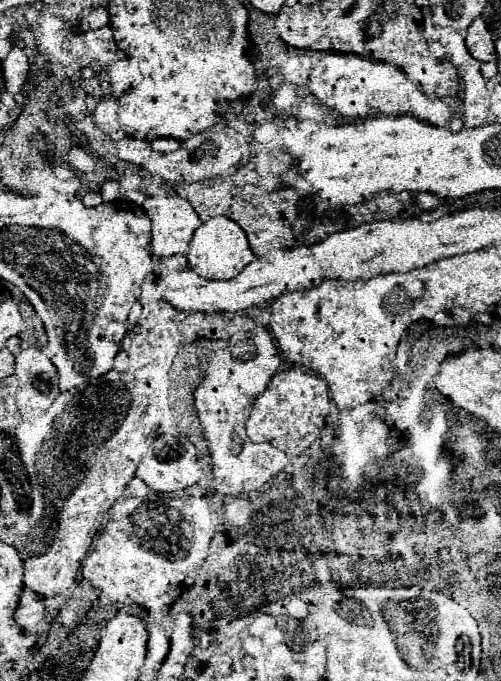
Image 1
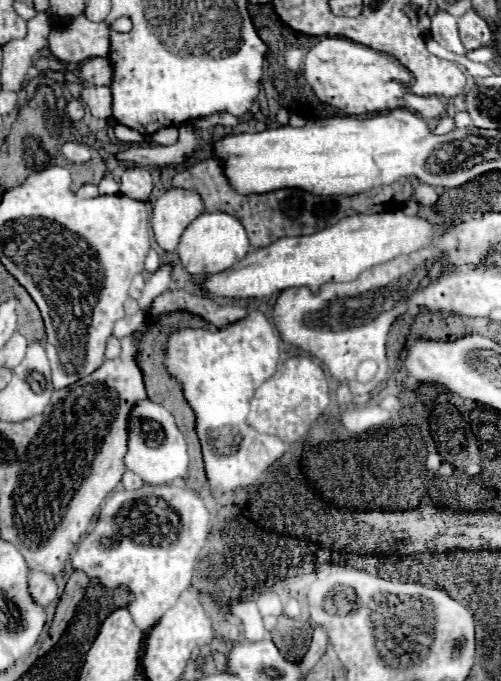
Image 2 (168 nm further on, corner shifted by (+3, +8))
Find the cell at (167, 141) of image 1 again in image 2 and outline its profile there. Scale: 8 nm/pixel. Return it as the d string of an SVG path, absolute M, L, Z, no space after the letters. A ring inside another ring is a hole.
M166 127L166 129L160 129L160 131L152 133L150 137L158 145L172 145L178 139L178 129L176 127Z

